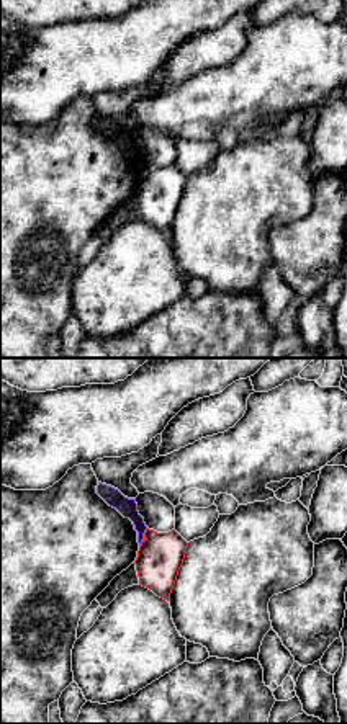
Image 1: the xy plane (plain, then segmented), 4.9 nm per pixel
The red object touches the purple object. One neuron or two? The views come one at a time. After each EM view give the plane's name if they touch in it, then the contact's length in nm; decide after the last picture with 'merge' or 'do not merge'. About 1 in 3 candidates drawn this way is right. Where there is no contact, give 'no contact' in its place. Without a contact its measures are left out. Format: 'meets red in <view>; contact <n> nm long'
meets red in xy; contact 100 nm long

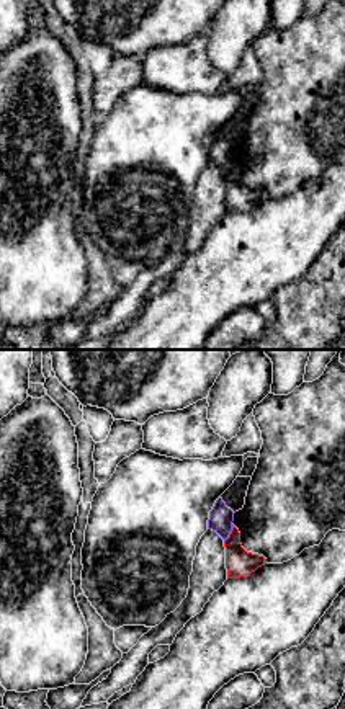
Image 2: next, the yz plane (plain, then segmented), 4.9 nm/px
meets red in yz; contact 100 nm long

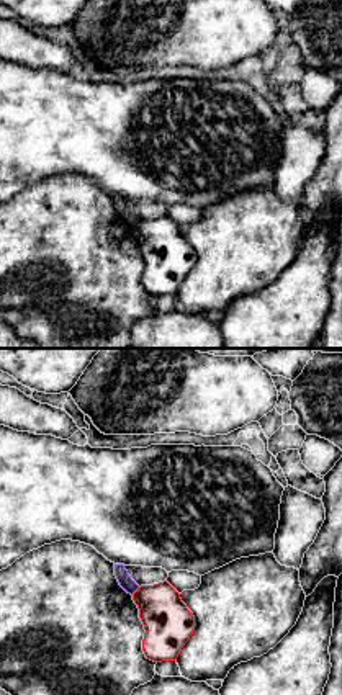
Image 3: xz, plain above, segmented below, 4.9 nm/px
meets red in xz; contact 60 nm long

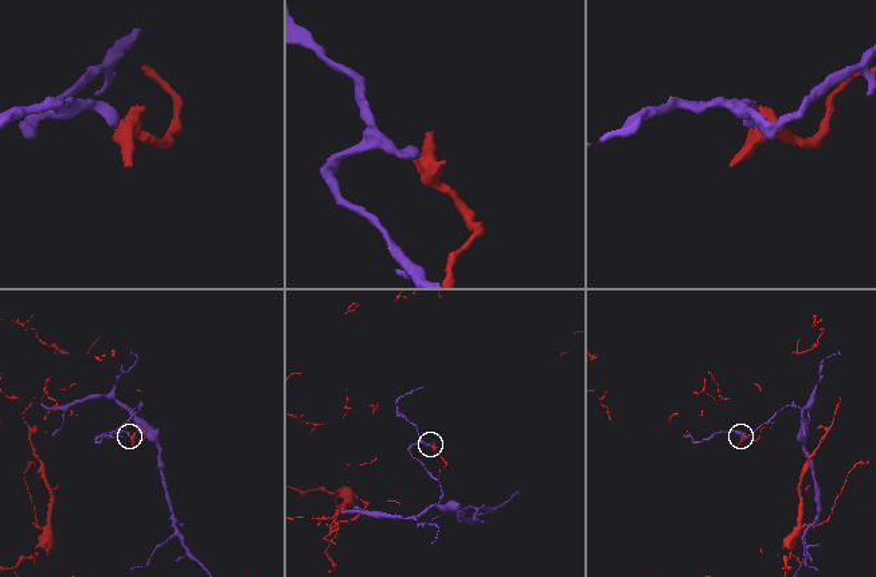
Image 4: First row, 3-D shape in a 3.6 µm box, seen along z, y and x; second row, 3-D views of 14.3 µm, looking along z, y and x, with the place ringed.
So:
do not merge

